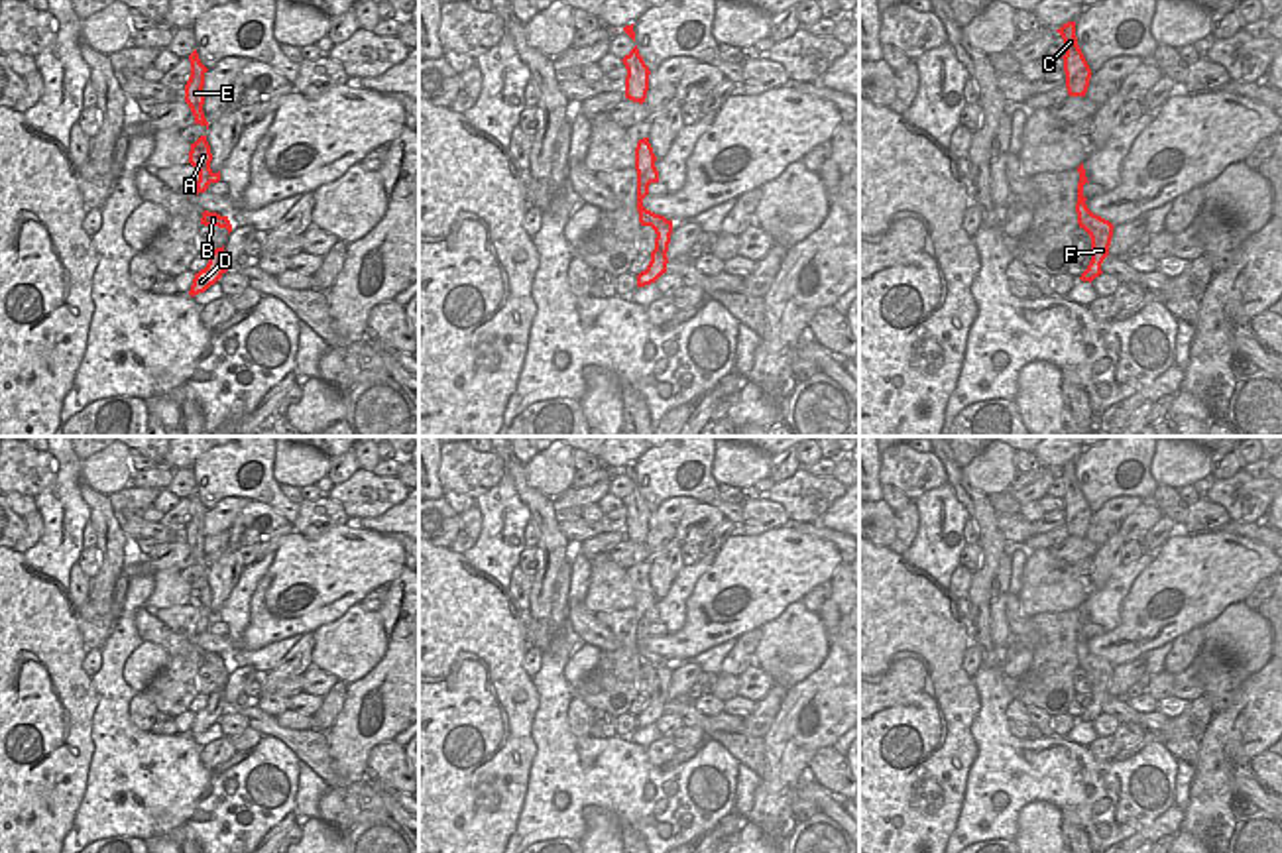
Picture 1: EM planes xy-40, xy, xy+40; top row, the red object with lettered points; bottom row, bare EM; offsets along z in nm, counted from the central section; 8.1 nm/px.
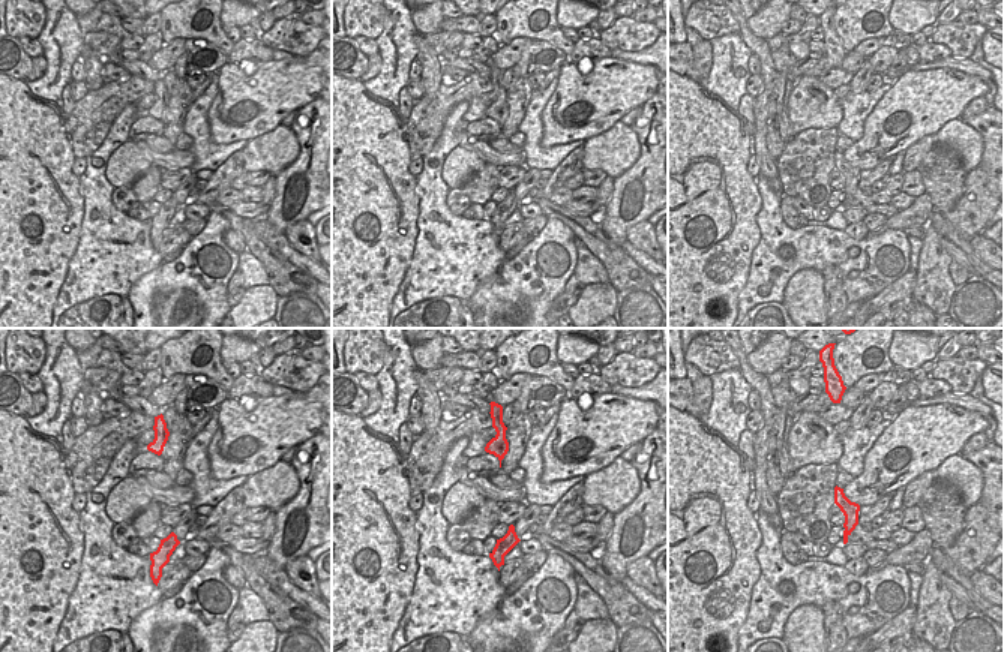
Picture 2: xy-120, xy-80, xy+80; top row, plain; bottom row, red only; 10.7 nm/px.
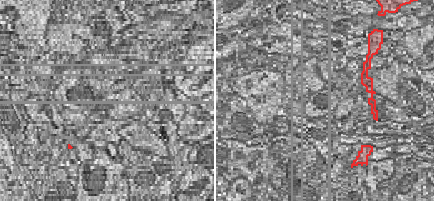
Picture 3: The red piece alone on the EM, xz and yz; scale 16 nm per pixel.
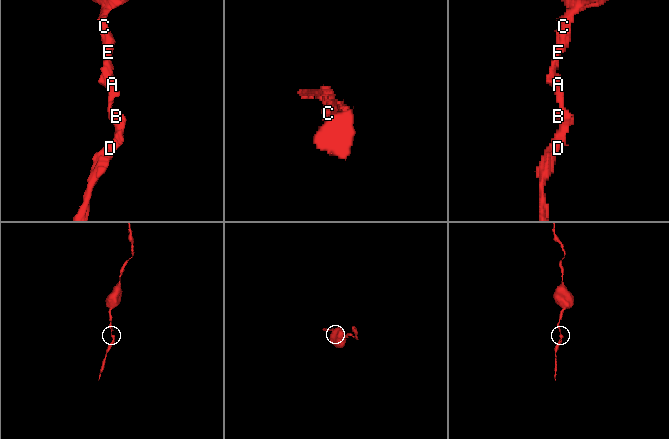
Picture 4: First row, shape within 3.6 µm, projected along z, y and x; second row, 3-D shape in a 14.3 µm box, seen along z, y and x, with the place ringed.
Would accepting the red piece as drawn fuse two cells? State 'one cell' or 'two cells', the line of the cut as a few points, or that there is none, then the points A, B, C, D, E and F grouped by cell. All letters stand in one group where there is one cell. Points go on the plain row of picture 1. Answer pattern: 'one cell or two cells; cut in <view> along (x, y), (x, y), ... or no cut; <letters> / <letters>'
one cell; no cut; A B C D E F

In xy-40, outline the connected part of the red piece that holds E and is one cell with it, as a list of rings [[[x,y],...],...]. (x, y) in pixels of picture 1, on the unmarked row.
[[[197,489],[189,495],[189,501],[191,501],[191,517],[185,525],[185,542],[189,544],[195,556],[195,564],[201,564],[208,570],[208,562],[203,552],[204,544],[203,527],[204,527],[204,513],[208,509],[201,503]]]

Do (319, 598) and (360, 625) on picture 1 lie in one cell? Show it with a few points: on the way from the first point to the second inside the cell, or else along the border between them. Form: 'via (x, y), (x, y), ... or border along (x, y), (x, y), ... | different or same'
border along (358, 602), (311, 631) | different

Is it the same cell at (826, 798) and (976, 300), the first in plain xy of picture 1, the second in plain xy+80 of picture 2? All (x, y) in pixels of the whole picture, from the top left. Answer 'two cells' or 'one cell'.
two cells

